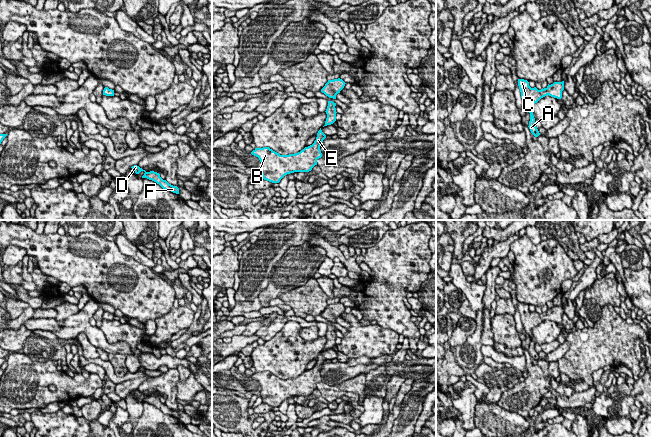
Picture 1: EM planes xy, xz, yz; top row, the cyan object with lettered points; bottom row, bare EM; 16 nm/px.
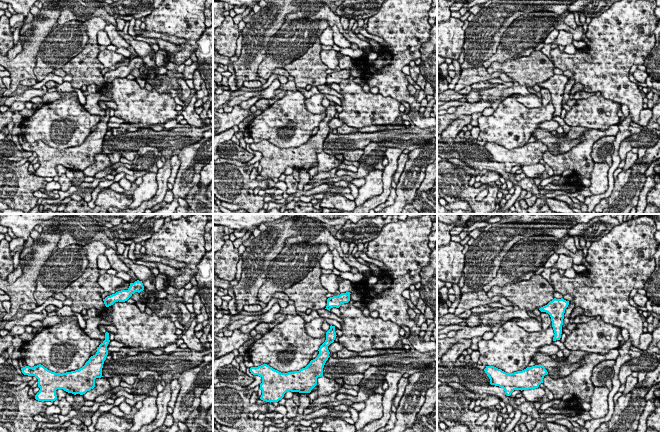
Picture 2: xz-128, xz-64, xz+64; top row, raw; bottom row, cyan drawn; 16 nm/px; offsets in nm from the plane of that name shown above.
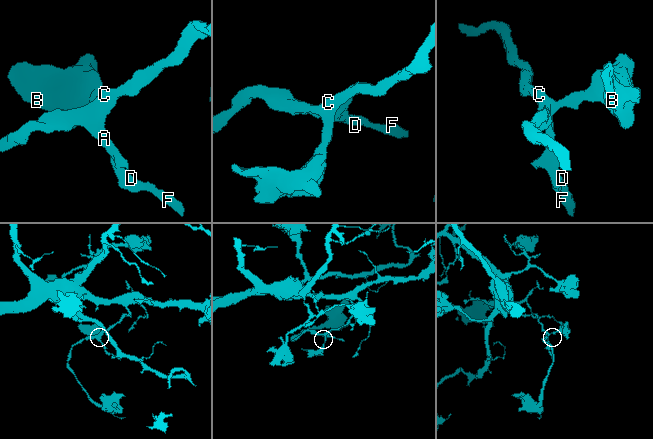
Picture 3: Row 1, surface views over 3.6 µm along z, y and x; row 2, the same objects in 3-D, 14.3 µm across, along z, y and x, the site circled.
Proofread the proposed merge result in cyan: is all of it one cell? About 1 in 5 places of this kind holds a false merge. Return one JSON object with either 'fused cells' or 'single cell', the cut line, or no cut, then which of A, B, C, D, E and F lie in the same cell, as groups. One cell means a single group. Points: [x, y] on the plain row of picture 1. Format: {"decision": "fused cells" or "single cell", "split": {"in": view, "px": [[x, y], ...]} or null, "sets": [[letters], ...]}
{"decision": "single cell", "split": null, "sets": [["A", "B", "C", "D", "E", "F"]]}

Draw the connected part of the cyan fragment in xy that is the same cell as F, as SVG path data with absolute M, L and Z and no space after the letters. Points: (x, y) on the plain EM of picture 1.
M134 389L131 391L136 398L139 398L141 395L144 395L144 399L142 400L142 402L147 402L149 404L152 404L154 406L156 406L157 408L159 408L163 413L167 414L167 415L171 415L173 417L179 418L179 412L177 410L173 410L171 408L169 408L166 404L163 404L160 401L160 398L154 395L150 395L150 396L146 396L145 394L143 394L142 392L140 392L137 389Z

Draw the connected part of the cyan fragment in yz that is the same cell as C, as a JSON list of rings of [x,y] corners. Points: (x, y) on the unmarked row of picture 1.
[[[518,303],[518,310],[521,316],[521,322],[524,330],[530,337],[529,353],[531,357],[538,361],[540,359],[537,351],[535,350],[535,342],[532,335],[532,329],[537,327],[541,322],[549,319],[551,321],[561,323],[562,315],[564,314],[564,305],[554,306],[546,312],[538,314],[536,311],[531,312],[529,306],[524,303]]]

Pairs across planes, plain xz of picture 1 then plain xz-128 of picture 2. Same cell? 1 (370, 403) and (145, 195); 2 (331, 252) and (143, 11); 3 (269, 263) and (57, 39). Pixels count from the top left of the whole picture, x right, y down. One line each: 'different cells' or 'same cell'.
1: same cell
2: different cells
3: different cells

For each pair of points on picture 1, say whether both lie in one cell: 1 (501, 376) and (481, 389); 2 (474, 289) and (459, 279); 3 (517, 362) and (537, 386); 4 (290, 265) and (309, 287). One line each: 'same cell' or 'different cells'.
1: different cells
2: same cell
3: different cells
4: different cells

